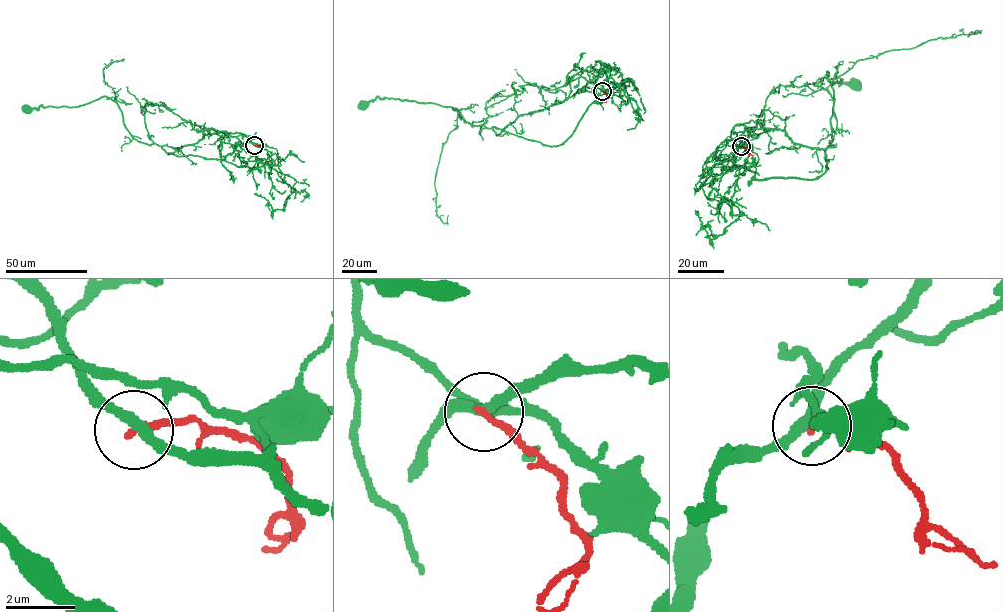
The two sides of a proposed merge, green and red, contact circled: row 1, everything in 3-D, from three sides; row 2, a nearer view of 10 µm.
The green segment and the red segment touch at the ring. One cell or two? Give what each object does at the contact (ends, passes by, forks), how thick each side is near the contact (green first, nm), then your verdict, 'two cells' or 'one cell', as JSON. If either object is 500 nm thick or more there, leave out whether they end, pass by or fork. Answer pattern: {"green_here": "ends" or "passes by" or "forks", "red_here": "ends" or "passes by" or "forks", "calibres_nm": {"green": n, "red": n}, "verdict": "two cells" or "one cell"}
{"green_here": "passes by", "red_here": "ends", "calibres_nm": {"green": 280, "red": 200}, "verdict": "two cells"}

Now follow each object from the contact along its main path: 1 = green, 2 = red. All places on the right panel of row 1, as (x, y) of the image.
1: (741, 147), (748, 128), (782, 130), (797, 144), (834, 146), (827, 72), (831, 84), (855, 84)
2: (741, 147), (753, 156)

